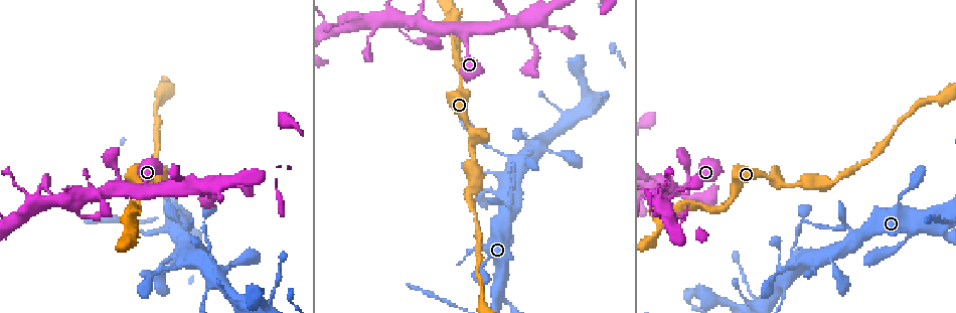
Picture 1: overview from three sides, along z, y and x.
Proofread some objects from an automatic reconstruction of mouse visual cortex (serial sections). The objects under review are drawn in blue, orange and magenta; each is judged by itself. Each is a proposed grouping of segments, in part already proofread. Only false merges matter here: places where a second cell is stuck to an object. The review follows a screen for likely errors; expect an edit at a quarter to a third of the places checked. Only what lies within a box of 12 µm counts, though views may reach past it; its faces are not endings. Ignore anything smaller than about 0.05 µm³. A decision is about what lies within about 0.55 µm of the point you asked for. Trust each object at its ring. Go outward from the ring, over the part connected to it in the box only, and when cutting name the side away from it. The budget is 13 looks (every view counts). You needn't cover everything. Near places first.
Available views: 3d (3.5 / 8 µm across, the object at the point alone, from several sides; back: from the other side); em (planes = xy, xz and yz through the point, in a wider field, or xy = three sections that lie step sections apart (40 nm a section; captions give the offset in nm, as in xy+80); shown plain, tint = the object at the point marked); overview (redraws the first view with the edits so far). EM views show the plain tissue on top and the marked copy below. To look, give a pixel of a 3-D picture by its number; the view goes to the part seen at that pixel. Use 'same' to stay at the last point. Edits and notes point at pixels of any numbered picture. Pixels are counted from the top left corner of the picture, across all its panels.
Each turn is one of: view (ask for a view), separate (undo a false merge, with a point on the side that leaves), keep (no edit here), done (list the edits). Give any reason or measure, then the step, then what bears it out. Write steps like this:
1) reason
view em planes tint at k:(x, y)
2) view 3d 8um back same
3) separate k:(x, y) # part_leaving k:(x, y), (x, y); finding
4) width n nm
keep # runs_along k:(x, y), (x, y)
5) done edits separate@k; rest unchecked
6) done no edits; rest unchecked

thin neck
view 3d 3.5um at 1:(501, 192)

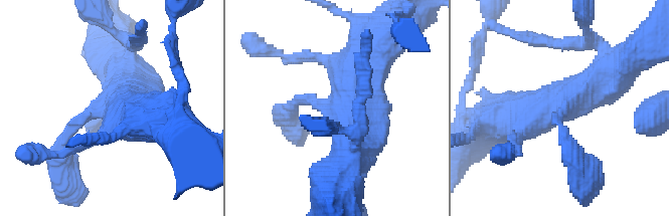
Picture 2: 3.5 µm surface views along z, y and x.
shape alone is not enough
view em xy step 3 tint at 2:(564, 108)

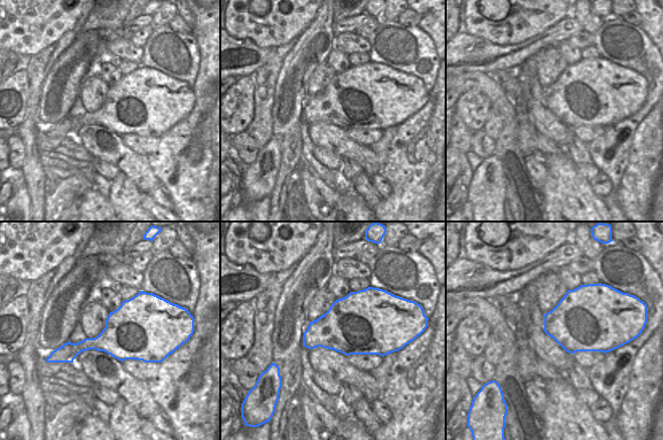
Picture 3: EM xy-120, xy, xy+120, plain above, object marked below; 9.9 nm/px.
cut it another way
view em planes tint same

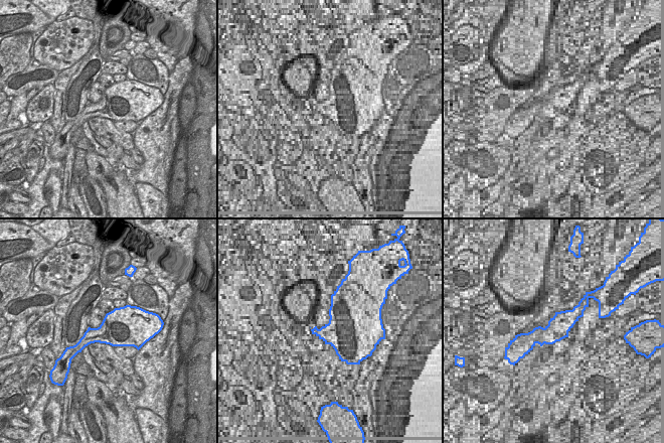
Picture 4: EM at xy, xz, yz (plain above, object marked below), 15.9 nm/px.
keep # all the same cell

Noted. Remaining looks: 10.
view 3d 3.5um at 1:(701, 208)

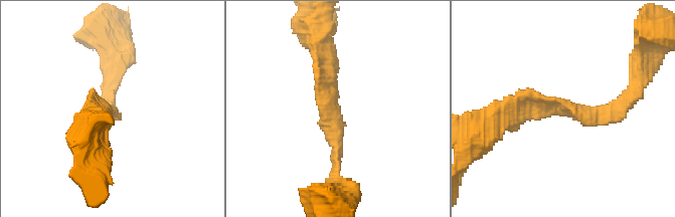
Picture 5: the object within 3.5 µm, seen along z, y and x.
shape alone is not enough
view em xy step 5 tint at 5:(336, 110)

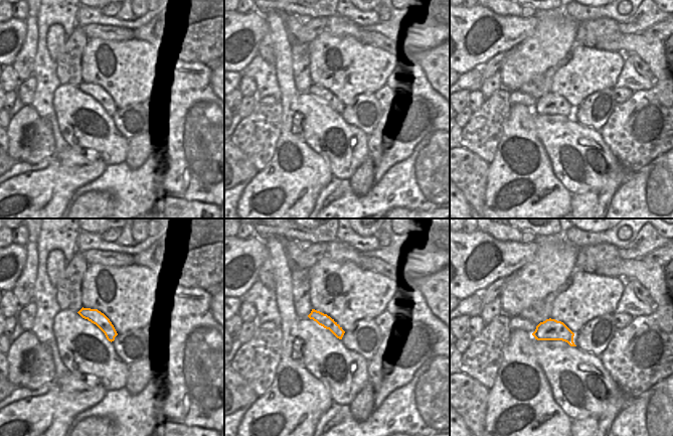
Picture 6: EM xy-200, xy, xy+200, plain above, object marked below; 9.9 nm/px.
keep # runs_along 6:(81, 312), (94, 315), (112, 337); all the same cell

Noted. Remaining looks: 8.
sharp bend
view 3d 8um at 1:(534, 18)

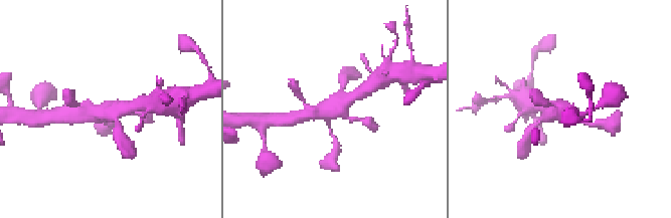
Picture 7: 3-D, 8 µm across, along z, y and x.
shape alone is not enough
view em xy step 2 tint at 7:(333, 109)

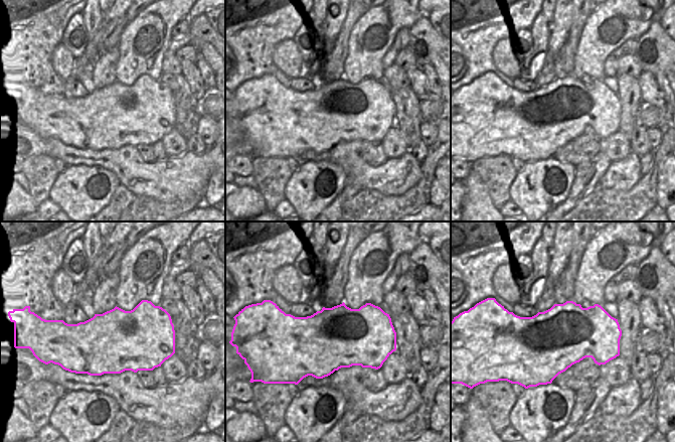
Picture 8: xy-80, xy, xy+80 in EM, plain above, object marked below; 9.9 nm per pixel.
keep # runs_along 7:(297, 118), (328, 113), (349, 98); continuous, no second cell

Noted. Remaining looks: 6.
looks like a crossing
view 3d 3.5um at 1:(378, 21)

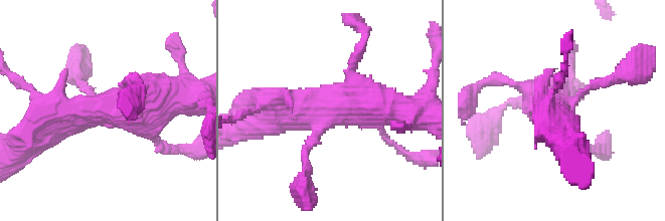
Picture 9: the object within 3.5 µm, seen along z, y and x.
now the EM
view em xy step 2 tint at 9:(100, 113)

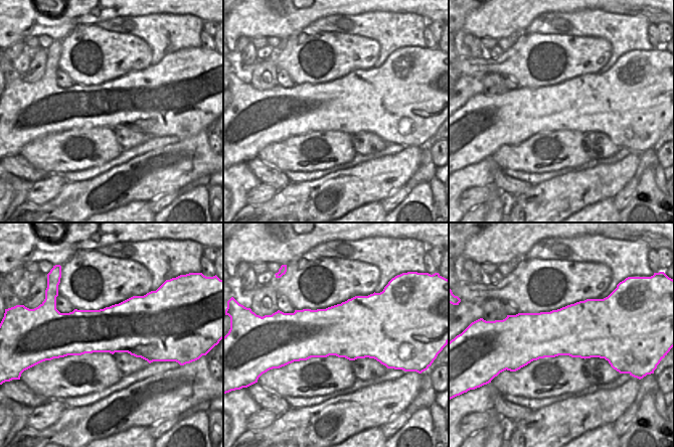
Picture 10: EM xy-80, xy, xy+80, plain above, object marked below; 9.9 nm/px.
keep # continuous, no second cell

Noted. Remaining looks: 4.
sharp bend
view 3d 3.5um at 1:(333, 28)

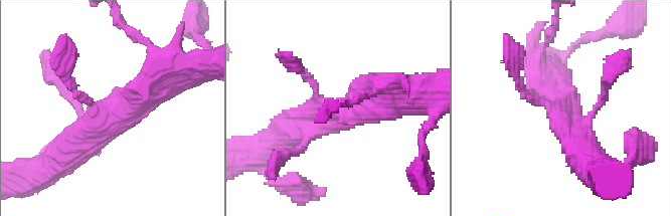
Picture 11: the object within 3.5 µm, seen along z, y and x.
need the tissue
view em xy step 3 tint at 11:(334, 115)

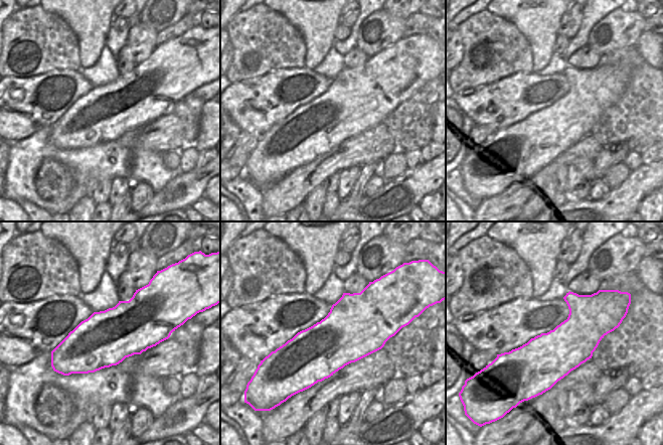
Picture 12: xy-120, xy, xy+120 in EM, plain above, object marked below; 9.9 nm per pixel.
keep # runs_along 11:(166, 77), (66, 155); continuous, no second cell

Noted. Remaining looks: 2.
done no edits; rest unchecked

